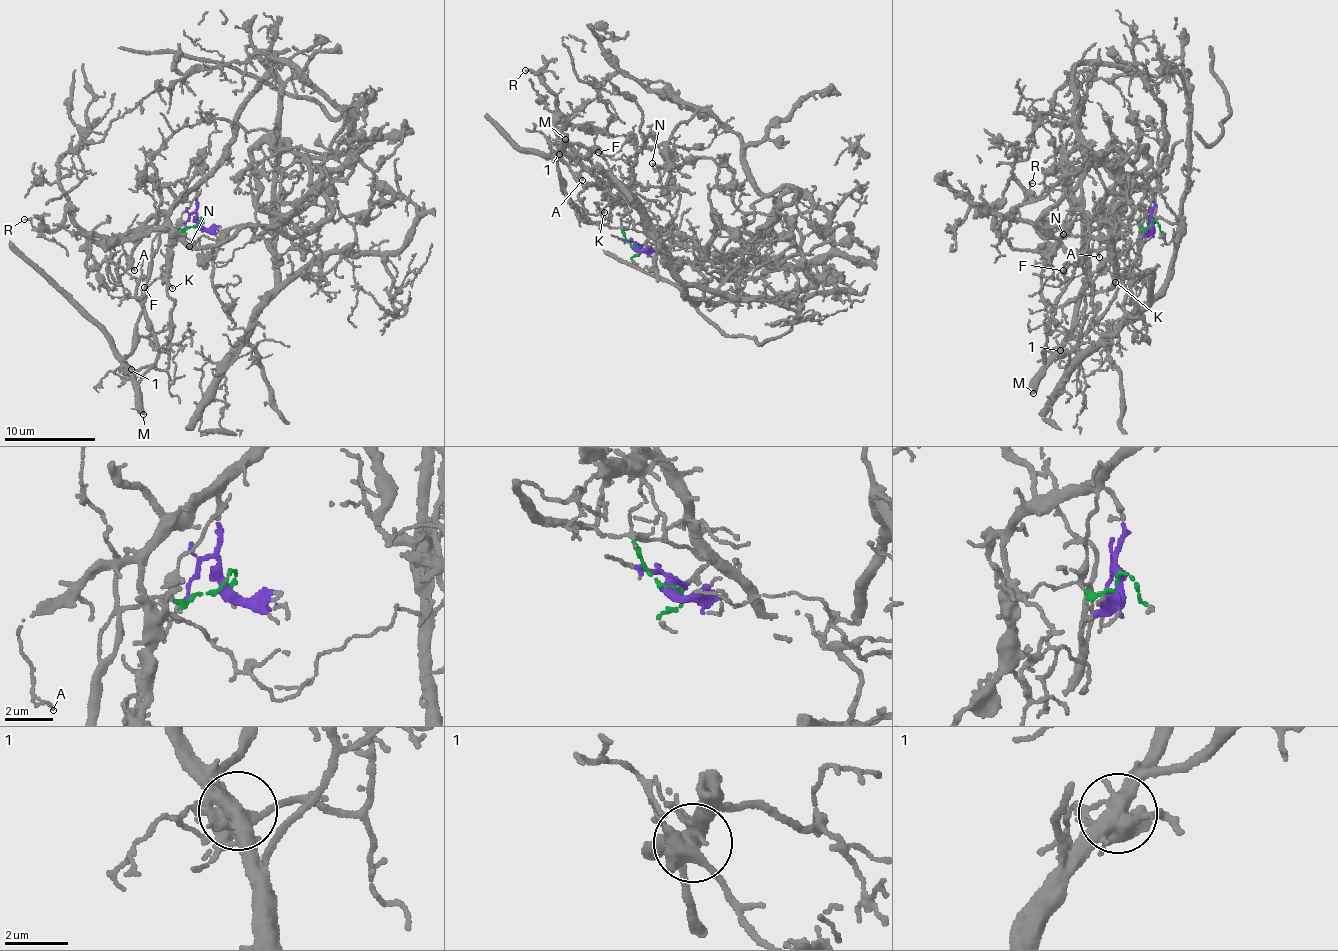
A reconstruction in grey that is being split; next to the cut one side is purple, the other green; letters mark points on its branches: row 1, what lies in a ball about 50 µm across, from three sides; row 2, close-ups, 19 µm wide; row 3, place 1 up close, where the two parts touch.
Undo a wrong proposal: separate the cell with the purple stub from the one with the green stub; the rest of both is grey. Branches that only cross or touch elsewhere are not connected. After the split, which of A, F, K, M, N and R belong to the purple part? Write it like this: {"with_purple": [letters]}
{"with_purple": ["A", "N", "R"]}

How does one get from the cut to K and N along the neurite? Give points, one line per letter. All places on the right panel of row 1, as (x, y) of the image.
K: (1151, 225), (1147, 228), (1139, 224), (1136, 264), (1125, 275), (1121, 268), (1116, 283)
N: (1151, 225), (1160, 99), (1136, 72), (1084, 64), (1072, 112), (1125, 190), (1083, 235), (1040, 219), (1062, 235)

